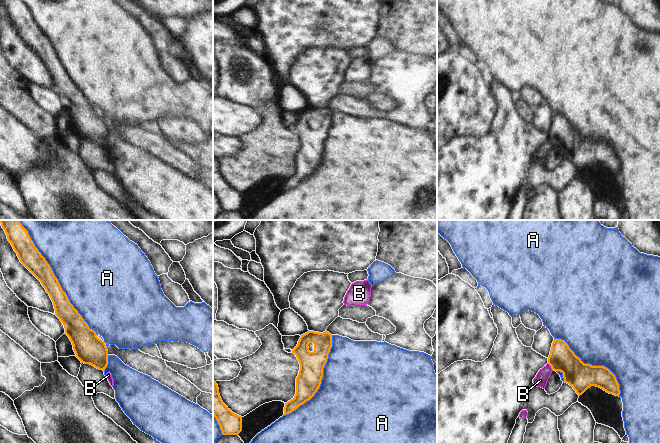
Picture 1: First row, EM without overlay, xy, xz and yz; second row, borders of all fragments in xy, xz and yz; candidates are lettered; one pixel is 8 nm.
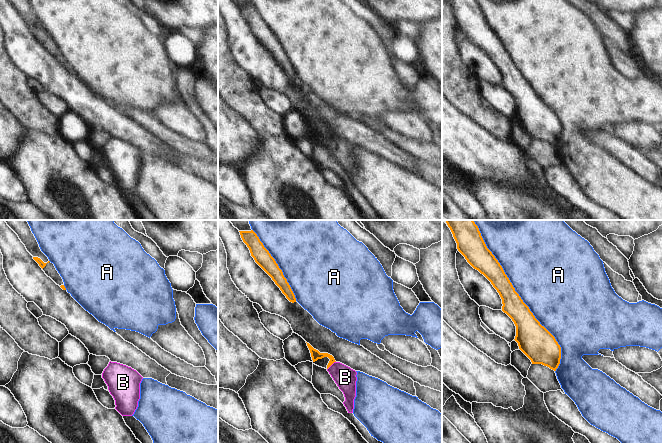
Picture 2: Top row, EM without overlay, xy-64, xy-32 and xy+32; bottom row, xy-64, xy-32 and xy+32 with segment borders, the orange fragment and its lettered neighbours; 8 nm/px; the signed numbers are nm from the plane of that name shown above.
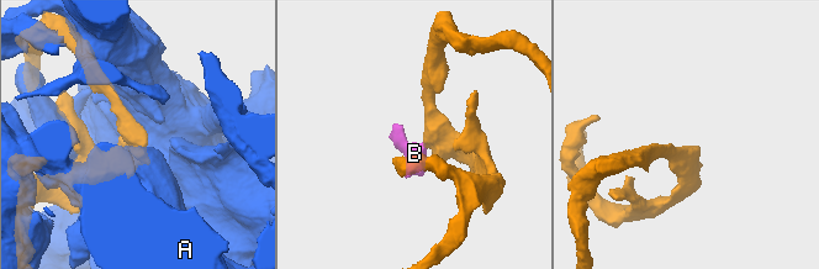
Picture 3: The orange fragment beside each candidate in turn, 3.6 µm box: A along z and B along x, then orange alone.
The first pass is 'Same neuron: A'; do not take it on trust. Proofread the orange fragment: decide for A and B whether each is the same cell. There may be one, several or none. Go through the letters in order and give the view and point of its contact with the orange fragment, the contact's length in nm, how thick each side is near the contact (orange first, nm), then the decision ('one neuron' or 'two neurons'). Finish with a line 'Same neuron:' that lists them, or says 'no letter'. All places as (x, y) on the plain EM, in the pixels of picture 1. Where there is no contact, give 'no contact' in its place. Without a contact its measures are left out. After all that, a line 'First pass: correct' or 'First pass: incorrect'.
A: xy (57, 55) | 1050 nm | 160/500 nm | two neurons
B: yz (551, 143) | 80 nm | 220/100 nm | two neurons
Same neuron: no letter
First pass: incorrect

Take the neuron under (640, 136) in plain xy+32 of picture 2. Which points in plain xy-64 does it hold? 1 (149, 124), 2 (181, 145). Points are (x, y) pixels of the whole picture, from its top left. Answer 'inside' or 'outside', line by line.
1: outside
2: outside

